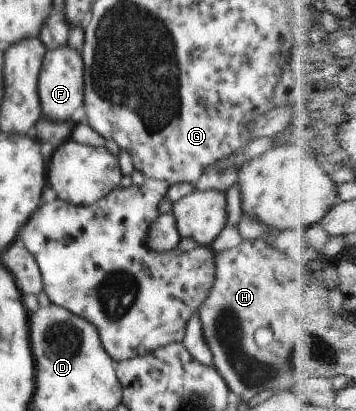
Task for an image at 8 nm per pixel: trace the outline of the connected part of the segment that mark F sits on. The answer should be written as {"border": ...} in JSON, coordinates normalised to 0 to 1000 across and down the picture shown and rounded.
{"border":[[[194,109],[166,112],[154,122],[129,122],[104,207],[118,285],[143,297],[199,294],[211,270],[236,258],[239,190],[236,156],[225,127],[205,122]]]}

